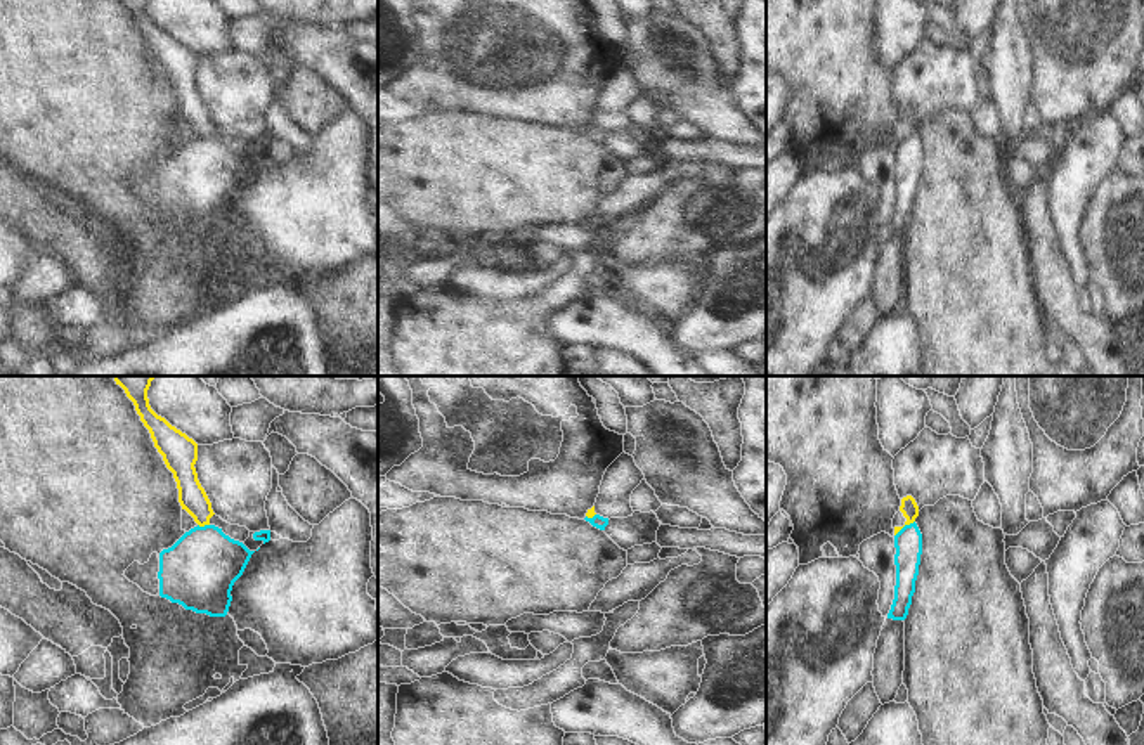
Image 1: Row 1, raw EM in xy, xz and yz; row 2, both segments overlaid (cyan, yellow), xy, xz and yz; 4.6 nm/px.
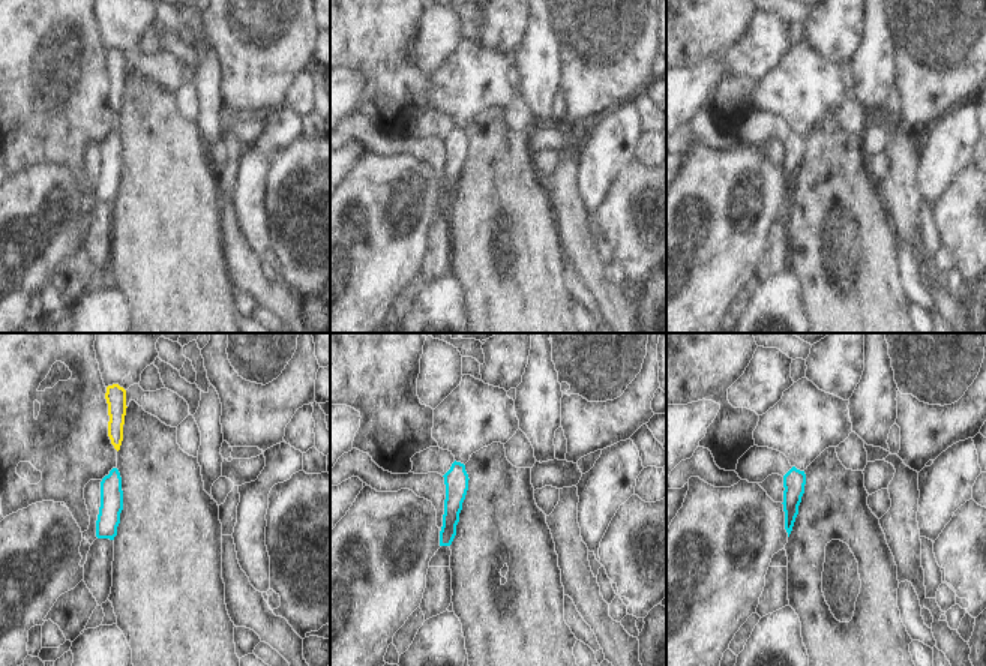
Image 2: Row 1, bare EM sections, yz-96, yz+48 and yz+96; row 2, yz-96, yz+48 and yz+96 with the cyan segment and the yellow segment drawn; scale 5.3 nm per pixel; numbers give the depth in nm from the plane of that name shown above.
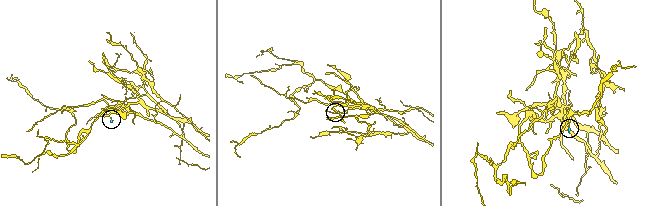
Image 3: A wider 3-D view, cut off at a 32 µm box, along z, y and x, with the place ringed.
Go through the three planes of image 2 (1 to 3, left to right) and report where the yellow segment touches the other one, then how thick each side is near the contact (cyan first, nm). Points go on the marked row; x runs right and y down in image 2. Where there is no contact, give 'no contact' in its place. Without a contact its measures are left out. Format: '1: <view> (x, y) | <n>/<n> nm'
1: no contact
2: no contact
3: no contact

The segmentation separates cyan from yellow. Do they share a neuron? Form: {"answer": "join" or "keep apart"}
{"answer": "keep apart"}

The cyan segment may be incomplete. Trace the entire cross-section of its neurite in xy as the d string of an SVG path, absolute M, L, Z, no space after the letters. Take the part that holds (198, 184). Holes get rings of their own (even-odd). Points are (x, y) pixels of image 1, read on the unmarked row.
M198 137L172 159L153 165L147 175L133 173L123 187L151 208L159 206L196 225L225 229L232 198L253 165L222 140Z

